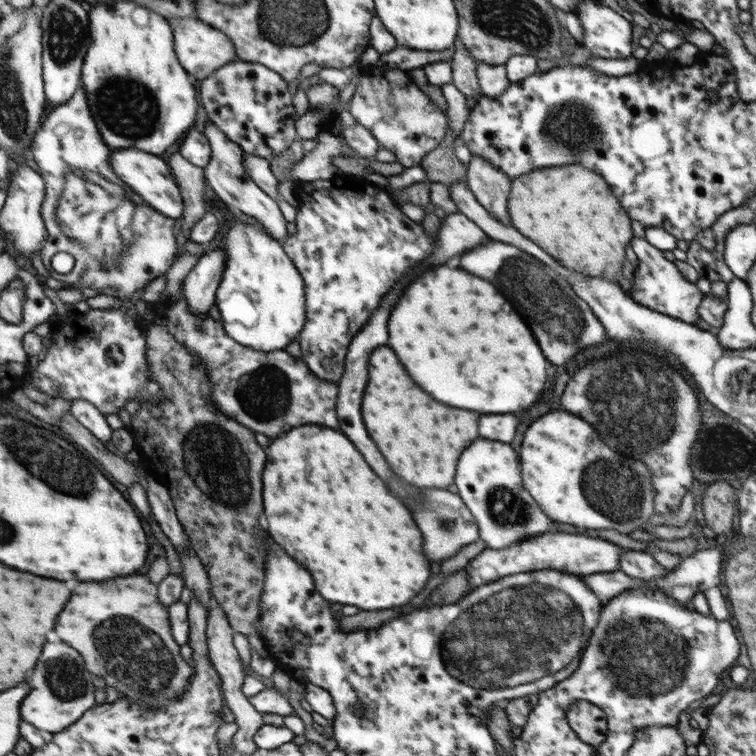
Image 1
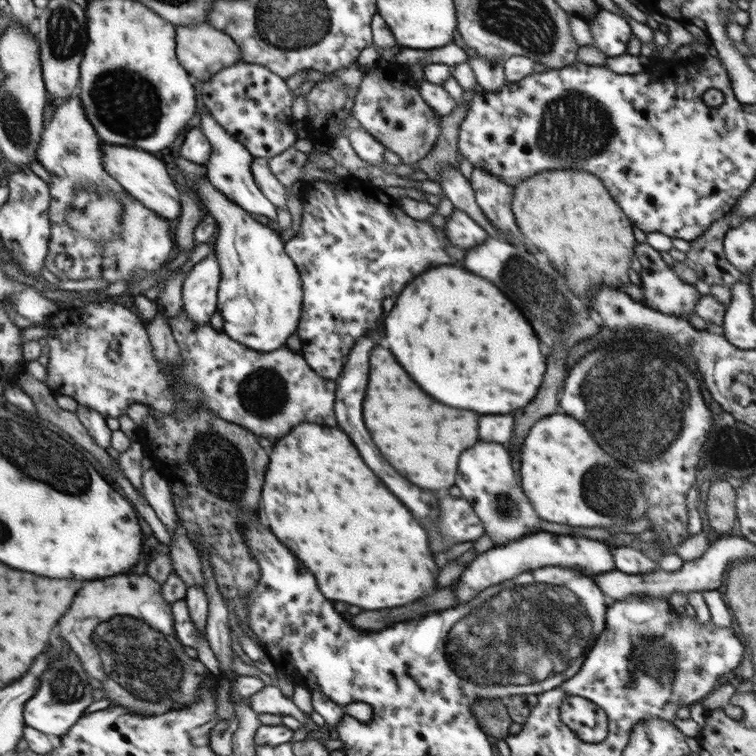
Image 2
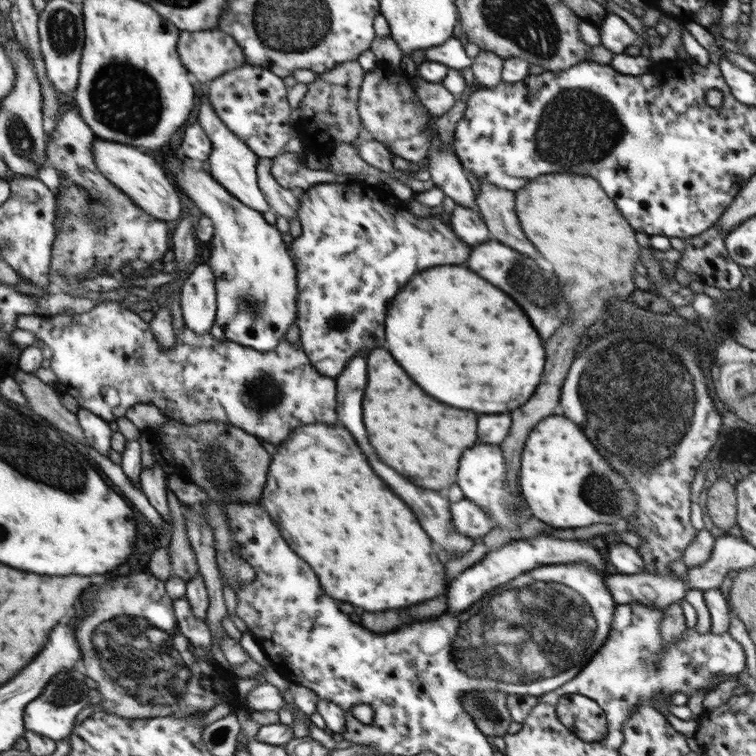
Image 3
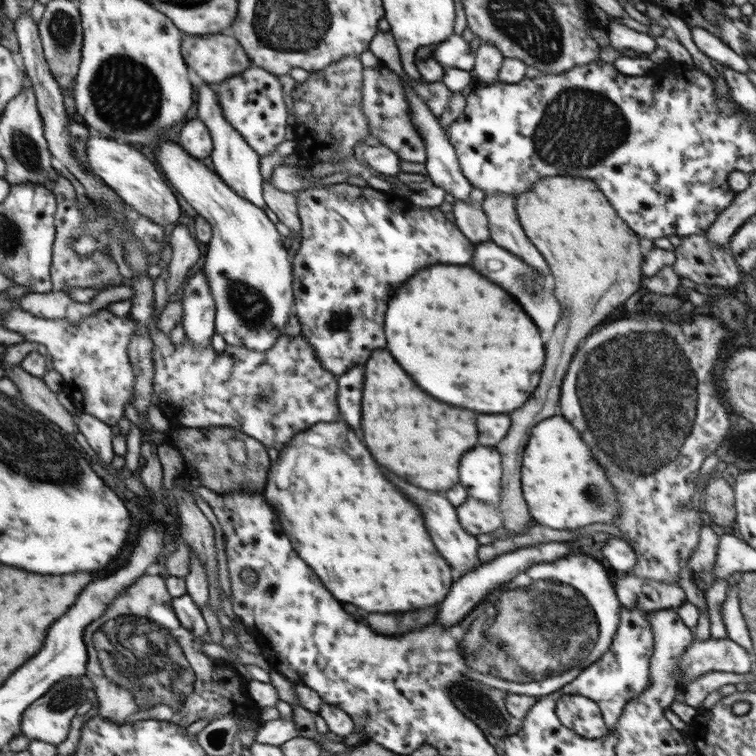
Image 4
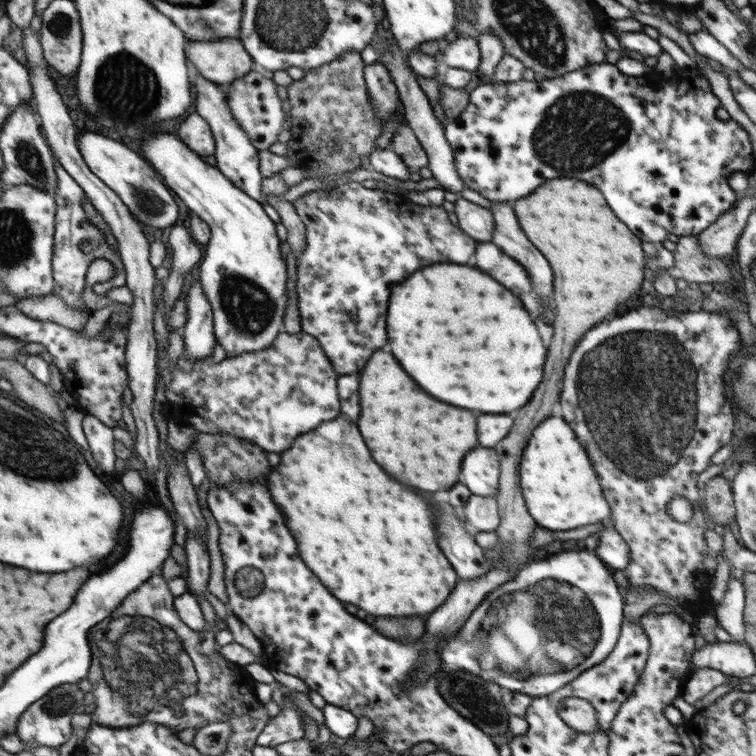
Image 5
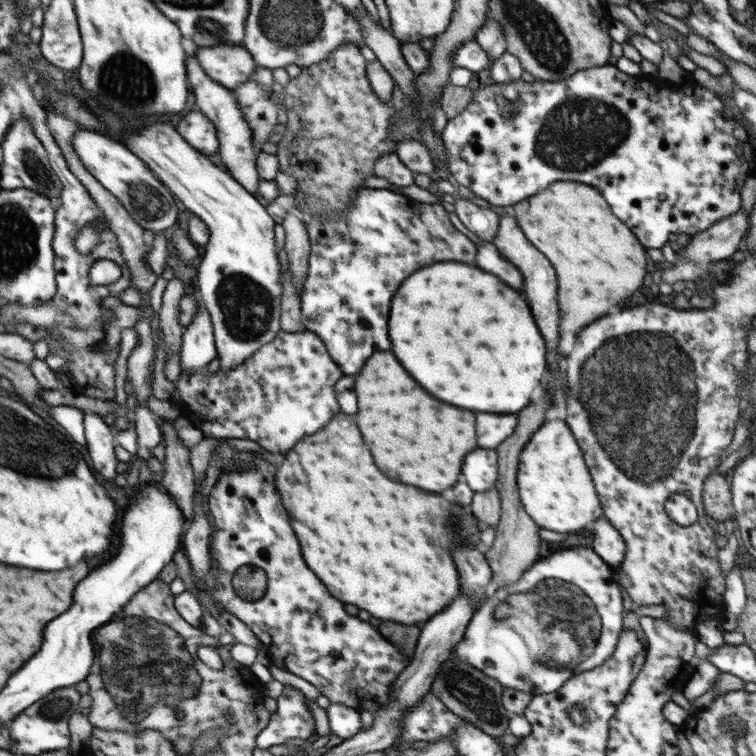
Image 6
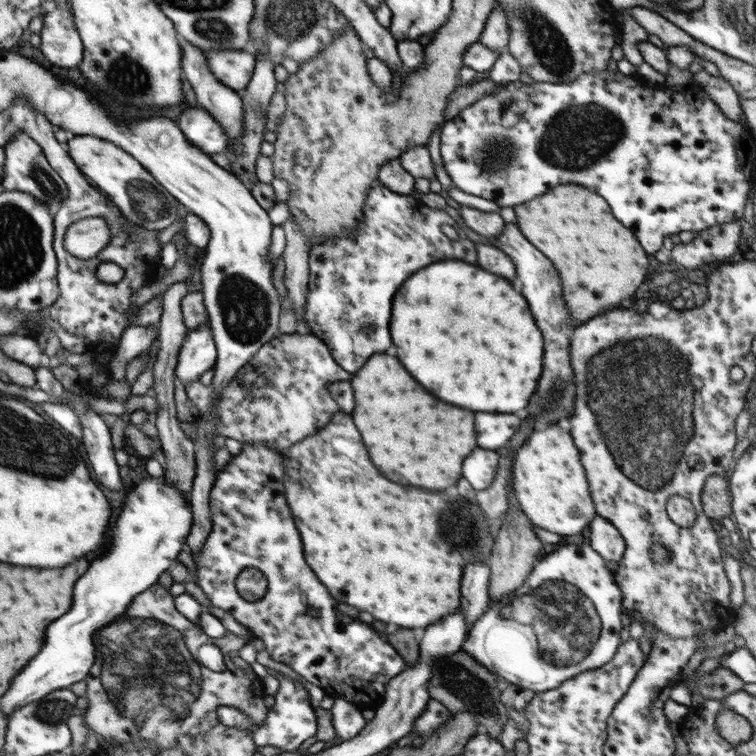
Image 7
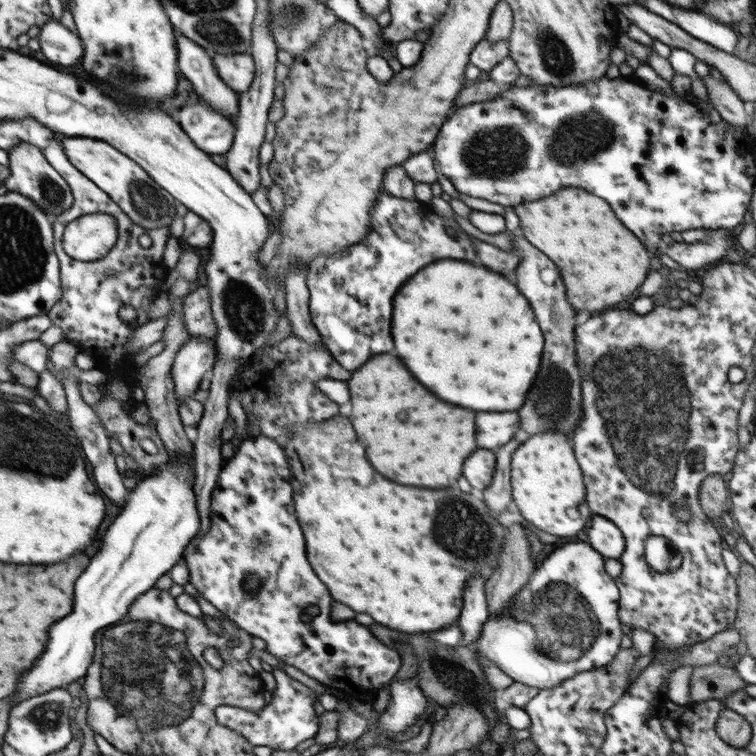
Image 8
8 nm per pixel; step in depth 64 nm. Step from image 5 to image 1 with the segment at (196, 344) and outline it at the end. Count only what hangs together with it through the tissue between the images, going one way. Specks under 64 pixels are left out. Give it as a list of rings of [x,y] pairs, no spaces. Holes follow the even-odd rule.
[[[224,247],[198,257],[197,264],[183,282],[184,300],[194,313],[208,313],[212,304],[216,304],[216,291],[224,273]]]

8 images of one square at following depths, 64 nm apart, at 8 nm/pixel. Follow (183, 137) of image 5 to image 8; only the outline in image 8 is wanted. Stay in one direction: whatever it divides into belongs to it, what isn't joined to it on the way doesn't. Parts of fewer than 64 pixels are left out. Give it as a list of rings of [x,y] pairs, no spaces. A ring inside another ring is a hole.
[[[200,101],[186,105],[178,122],[192,143],[208,155],[225,154],[230,151],[235,134],[235,121],[210,104]]]

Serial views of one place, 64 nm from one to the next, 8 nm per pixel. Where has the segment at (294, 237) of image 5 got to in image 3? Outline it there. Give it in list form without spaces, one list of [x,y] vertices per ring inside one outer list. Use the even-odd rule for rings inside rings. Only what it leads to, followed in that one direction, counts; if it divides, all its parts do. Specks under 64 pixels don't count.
[[[259,158],[258,165],[256,166],[258,186],[264,199],[271,207],[271,211],[285,216],[289,222],[290,219],[295,218],[297,215],[299,197],[297,191],[282,188],[278,184],[278,181],[271,174],[271,163],[272,159]]]

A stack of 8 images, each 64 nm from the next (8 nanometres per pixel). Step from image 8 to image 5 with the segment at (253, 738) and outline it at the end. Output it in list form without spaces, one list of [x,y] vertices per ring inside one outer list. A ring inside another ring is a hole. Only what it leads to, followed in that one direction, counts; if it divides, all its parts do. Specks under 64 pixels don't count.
[[[284,696],[284,705],[274,718],[268,719],[268,724],[258,735],[257,745],[276,747],[278,744],[304,737],[303,712],[289,697]]]

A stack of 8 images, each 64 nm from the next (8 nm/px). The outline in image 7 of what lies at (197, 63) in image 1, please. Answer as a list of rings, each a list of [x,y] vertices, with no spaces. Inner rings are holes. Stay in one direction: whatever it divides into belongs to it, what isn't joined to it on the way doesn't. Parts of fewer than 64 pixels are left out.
[[[248,49],[204,51],[210,72],[232,90],[245,89],[255,69],[255,56]]]

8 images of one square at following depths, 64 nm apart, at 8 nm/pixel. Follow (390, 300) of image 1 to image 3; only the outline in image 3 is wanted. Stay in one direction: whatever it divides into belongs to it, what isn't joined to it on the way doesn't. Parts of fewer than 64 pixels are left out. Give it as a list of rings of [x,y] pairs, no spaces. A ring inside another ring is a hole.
[[[456,205],[451,214],[449,226],[464,244],[473,248],[490,239],[488,227],[477,209]],[[358,353],[358,356],[354,356],[350,359],[348,365],[344,367],[342,374],[336,378],[336,384],[338,384],[338,386],[336,386],[336,388],[338,388],[338,396],[336,396],[338,406],[336,406],[336,410],[338,410],[338,418],[340,418],[342,426],[344,426],[346,430],[350,430],[350,434],[356,438],[356,442],[358,442],[360,450],[364,450],[364,456],[368,458],[368,464],[372,466],[372,470],[376,470],[376,474],[390,486],[390,490],[396,492],[396,494],[400,494],[400,498],[414,510],[414,514],[418,516],[422,528],[430,534],[430,538],[432,538],[434,542],[438,542],[444,550],[454,552],[456,558],[463,556],[472,548],[475,542],[474,539],[468,538],[468,536],[462,536],[462,534],[458,534],[458,532],[454,530],[454,526],[452,526],[452,516],[450,516],[450,512],[448,512],[448,508],[450,508],[448,500],[440,498],[438,492],[418,488],[418,486],[414,486],[412,482],[408,482],[406,478],[402,478],[396,470],[392,470],[388,464],[384,464],[384,462],[376,456],[372,444],[368,442],[368,434],[366,434],[364,422],[362,422],[362,418],[364,418],[364,416],[362,416],[362,400],[364,400],[364,388],[366,388],[366,372],[368,372],[368,368],[366,368],[366,354]]]

